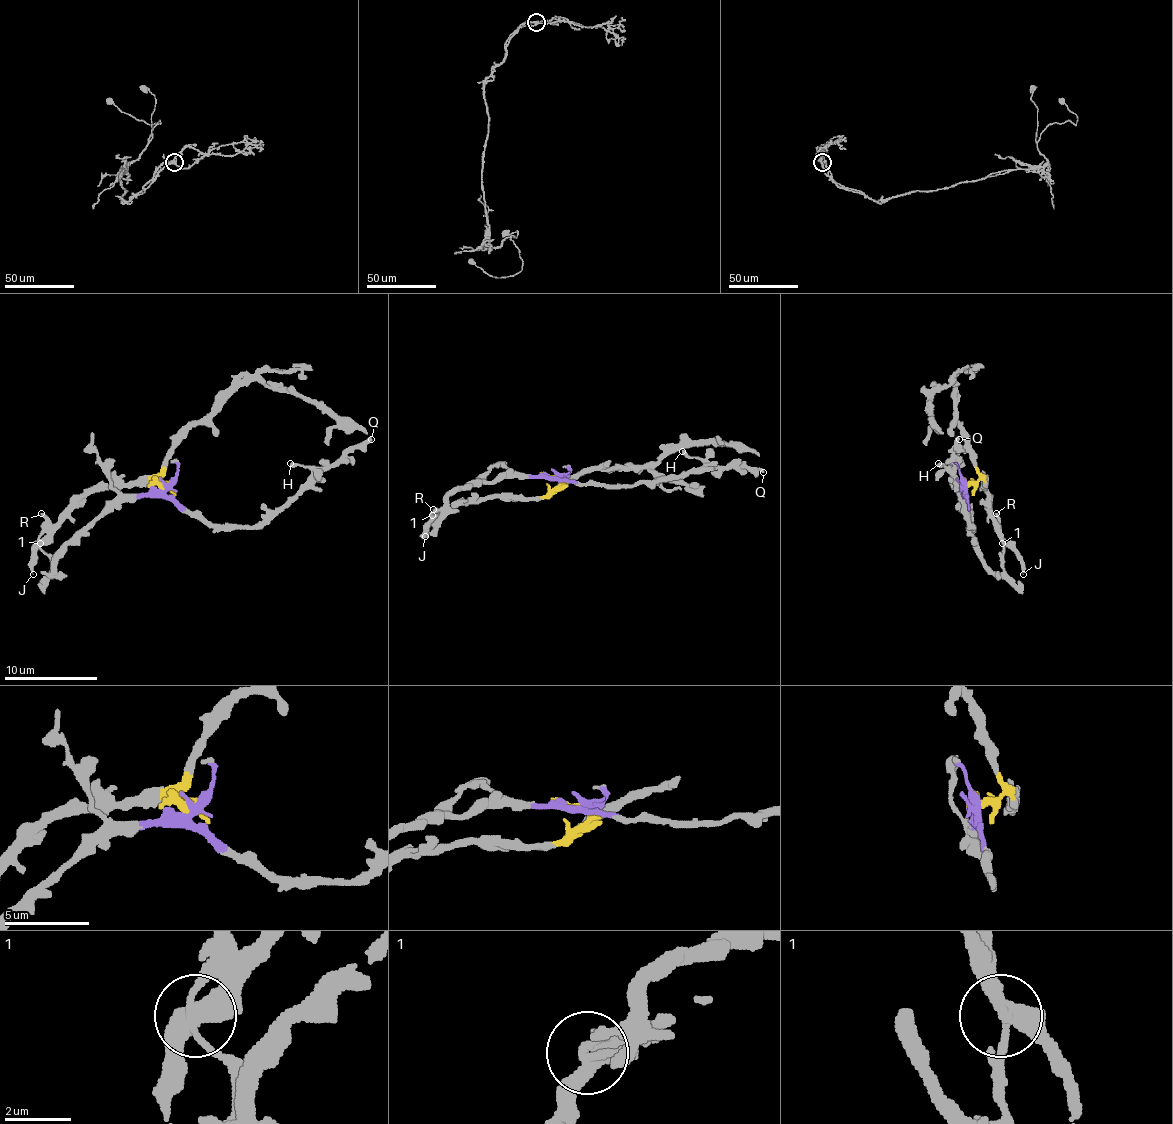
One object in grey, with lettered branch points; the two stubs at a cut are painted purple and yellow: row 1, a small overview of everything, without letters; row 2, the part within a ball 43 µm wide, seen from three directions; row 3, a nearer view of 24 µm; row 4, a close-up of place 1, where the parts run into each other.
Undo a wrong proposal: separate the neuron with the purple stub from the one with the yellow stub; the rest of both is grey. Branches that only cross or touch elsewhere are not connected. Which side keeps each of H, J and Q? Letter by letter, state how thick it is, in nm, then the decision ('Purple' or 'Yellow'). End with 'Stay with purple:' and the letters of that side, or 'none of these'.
H: Thickness 320 nm. Purple
J: Thickness 240 nm. Yellow
Q: Thickness 320 nm. Purple
Stay with purple: H, Q

